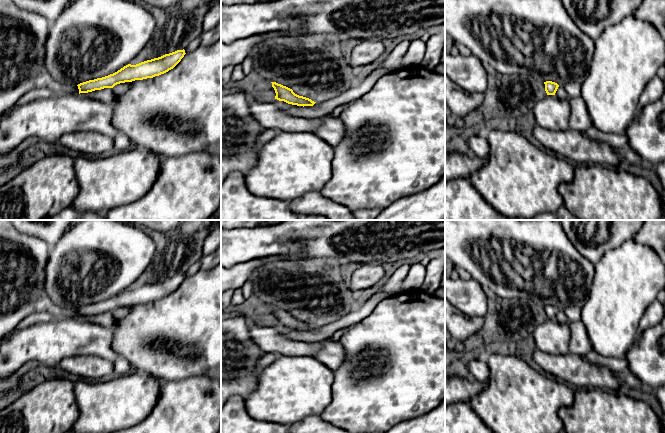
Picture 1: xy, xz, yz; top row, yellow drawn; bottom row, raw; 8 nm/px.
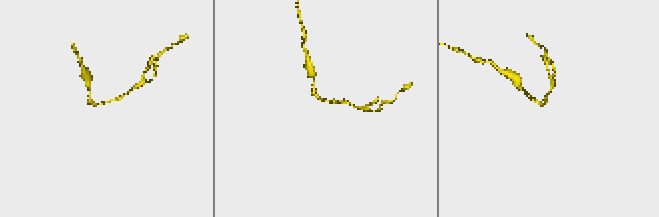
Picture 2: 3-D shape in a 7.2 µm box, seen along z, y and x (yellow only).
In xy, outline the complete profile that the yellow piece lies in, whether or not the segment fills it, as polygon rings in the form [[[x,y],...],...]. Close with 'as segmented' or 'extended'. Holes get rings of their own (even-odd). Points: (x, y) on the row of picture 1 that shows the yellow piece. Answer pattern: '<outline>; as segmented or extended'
[[[184,49],[177,50],[136,65],[128,64],[113,74],[78,84],[79,94],[104,88],[113,88],[120,83],[159,76],[173,69],[185,54]]]; as segmented

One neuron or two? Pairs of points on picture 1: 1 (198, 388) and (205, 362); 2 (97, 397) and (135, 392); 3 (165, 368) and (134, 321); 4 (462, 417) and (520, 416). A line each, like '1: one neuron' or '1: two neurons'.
1: two neurons
2: one neuron
3: one neuron
4: two neurons

